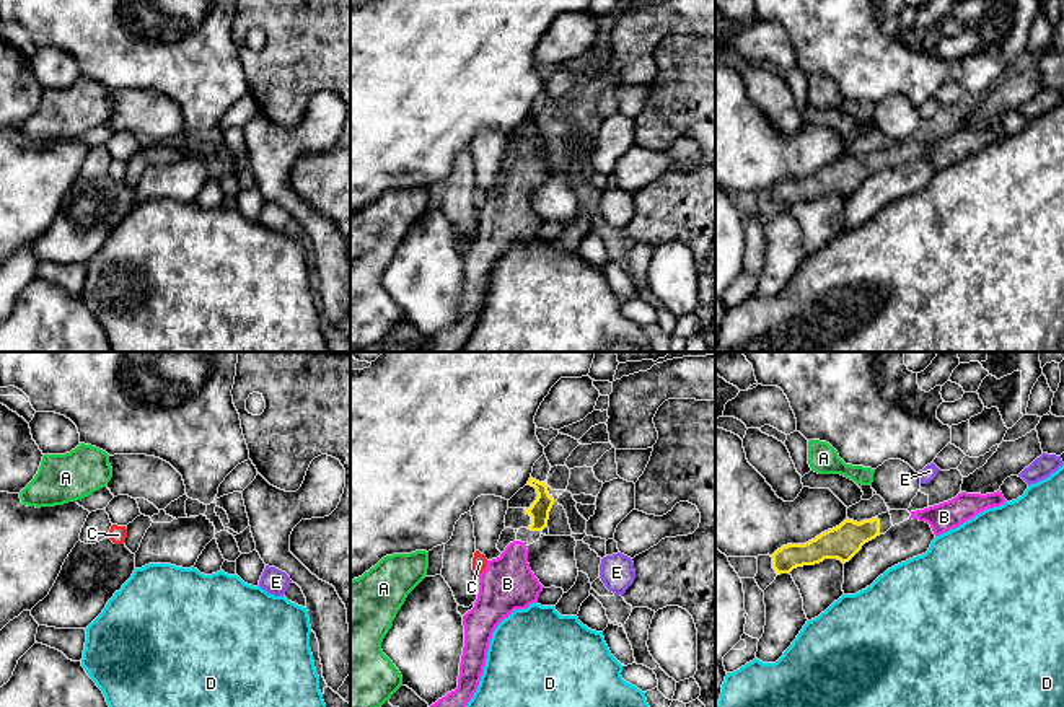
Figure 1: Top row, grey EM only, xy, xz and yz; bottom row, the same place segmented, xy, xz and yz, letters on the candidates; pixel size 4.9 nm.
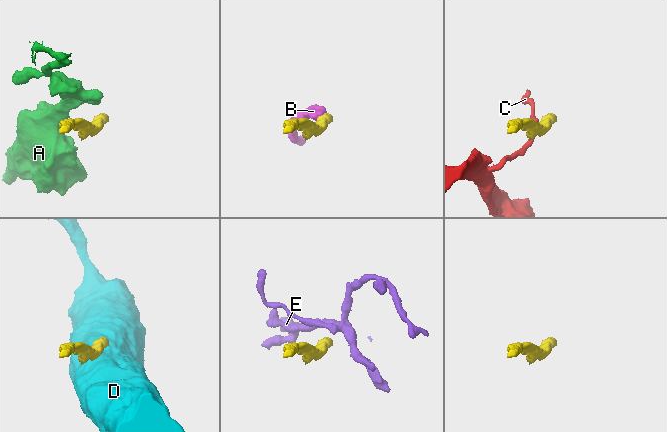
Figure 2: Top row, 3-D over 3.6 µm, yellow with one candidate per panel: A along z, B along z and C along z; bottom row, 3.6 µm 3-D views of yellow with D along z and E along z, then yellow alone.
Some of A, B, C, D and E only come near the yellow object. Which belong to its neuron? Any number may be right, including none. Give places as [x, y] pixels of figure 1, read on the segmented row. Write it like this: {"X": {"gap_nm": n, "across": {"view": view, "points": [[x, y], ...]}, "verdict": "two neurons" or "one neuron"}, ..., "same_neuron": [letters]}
{"A": {"gap_nm": 170, "across": {"view": "yz", "points": [[872, 518], [870, 484]]}, "verdict": "two neurons"}, "B": {"gap_nm": 80, "across": {"view": "xz", "points": [[528, 528], [520, 541]]}, "verdict": "one neuron"}, "C": {"gap_nm": 260, "across": {"view": "xz", "points": [[528, 528], [484, 556]]}, "verdict": "two neurons"}, "D": {"gap_nm": 160, "across": {"view": "yz", "points": [[848, 561], [867, 587]]}, "verdict": "two neurons"}, "E": {"gap_nm": 280, "across": {"view": "yz", "points": [[879, 520], [921, 483]]}, "verdict": "two neurons"}, "same_neuron": ["B"]}

